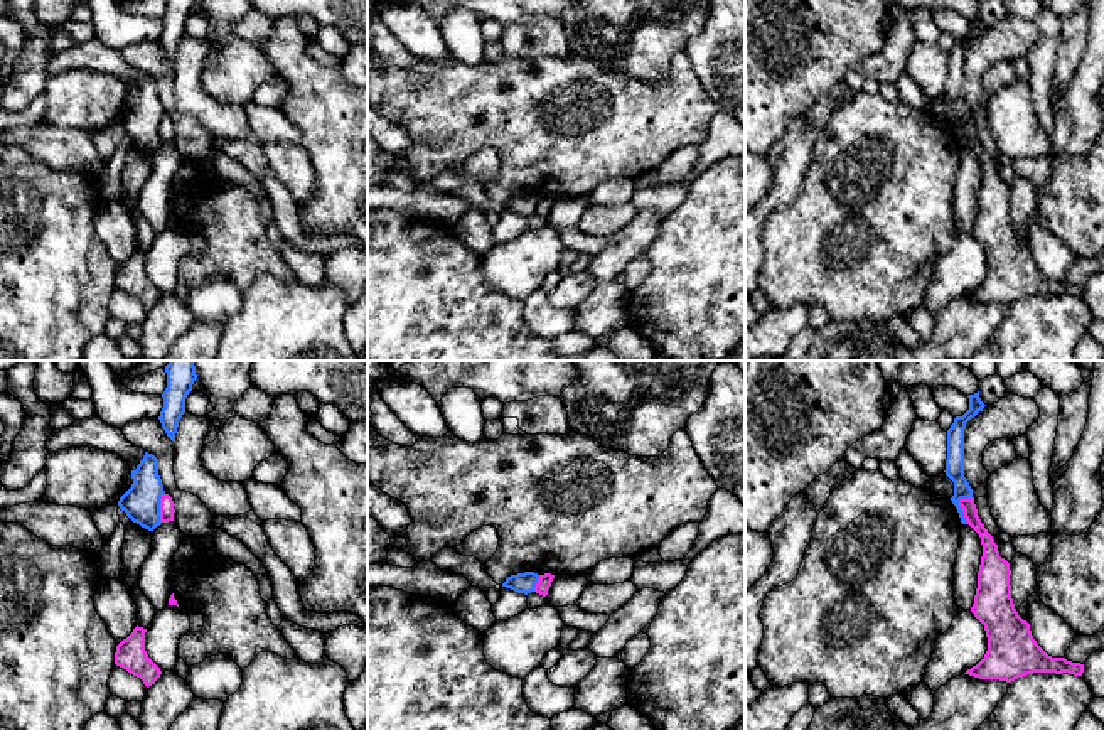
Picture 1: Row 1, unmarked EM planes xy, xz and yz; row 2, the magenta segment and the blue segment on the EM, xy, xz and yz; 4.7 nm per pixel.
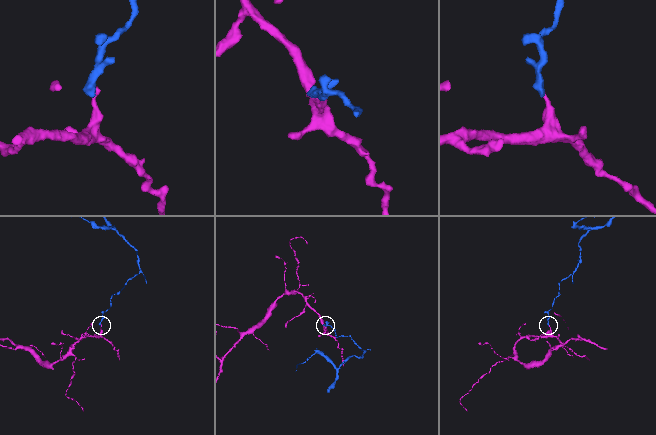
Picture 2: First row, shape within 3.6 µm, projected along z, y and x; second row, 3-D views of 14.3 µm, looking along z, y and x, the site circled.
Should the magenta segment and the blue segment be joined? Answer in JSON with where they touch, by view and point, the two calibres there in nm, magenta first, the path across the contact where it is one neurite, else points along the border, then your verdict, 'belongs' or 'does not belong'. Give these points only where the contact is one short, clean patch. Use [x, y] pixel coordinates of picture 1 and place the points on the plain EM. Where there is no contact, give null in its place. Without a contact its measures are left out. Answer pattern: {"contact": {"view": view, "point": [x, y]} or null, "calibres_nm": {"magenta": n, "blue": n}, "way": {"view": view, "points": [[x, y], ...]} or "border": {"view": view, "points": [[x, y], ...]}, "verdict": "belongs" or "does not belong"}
{"contact": {"view": "yz", "point": [959, 127]}, "calibres_nm": {"magenta": 70, "blue": 100}, "border": {"view": "yz", "points": [[971, 118], [959, 123], [968, 145]]}, "verdict": "does not belong"}

